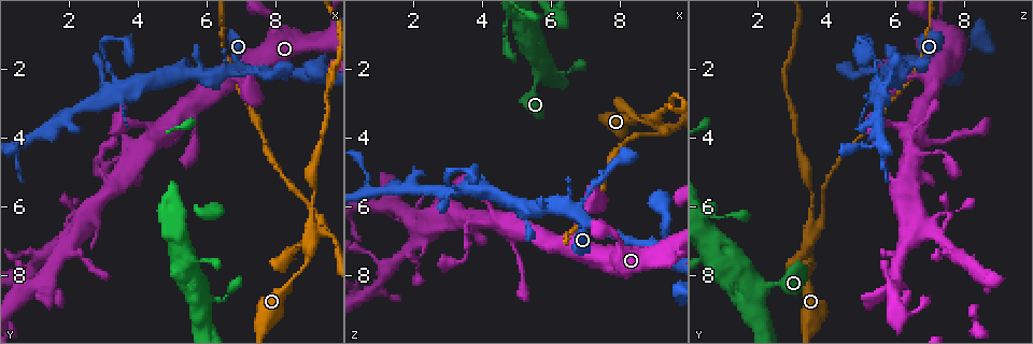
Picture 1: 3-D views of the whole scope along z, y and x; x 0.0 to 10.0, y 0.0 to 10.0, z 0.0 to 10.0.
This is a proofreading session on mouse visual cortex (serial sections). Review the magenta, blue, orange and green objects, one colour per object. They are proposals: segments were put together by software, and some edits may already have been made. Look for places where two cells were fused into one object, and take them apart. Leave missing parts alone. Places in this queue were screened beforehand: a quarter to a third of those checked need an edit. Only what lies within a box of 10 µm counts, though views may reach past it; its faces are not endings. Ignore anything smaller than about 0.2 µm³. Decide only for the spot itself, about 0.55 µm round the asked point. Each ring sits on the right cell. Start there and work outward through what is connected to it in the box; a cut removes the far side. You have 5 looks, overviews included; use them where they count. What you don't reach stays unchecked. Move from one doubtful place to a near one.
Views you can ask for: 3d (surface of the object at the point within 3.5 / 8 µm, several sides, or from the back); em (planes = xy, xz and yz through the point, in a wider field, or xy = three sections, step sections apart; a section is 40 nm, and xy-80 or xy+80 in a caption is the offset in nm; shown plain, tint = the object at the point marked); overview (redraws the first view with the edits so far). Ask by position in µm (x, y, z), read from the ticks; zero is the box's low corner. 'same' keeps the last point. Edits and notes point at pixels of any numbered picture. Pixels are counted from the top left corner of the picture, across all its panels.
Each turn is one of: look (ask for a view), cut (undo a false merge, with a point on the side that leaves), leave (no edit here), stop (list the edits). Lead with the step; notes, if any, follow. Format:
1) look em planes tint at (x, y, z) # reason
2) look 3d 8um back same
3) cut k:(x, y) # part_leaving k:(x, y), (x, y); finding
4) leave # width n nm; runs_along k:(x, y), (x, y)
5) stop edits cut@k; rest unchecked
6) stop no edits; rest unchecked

look 3d 3.5um back at (9.20, 6.80, 3.65)

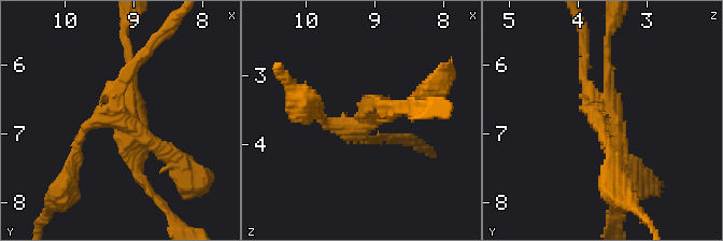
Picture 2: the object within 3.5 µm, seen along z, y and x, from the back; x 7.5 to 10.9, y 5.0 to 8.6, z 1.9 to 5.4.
look em xy step 2 tint at (9.15, 6.80, 3.65)

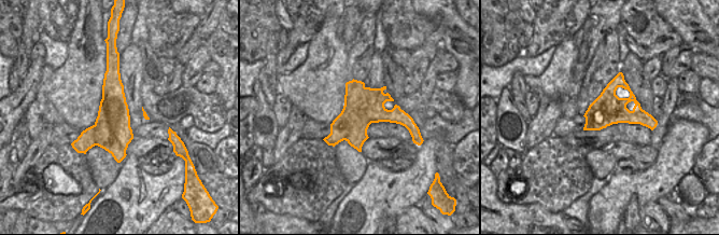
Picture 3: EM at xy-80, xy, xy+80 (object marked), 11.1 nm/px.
cut 2:(85, 127) # a second cell is stuck on

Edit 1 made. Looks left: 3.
look overview # redraw

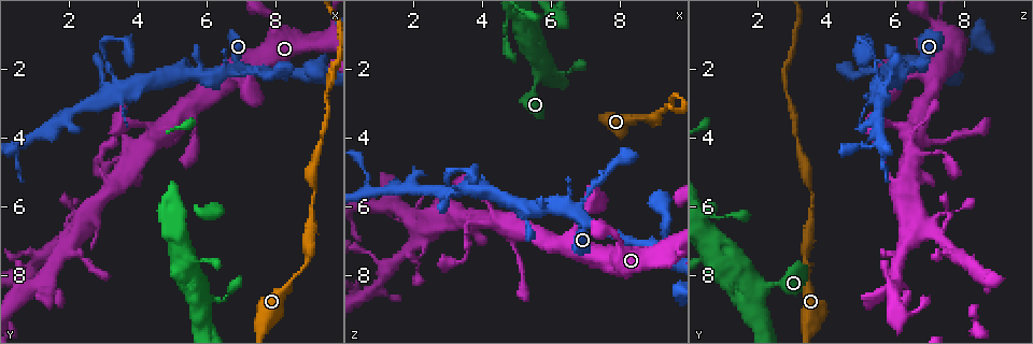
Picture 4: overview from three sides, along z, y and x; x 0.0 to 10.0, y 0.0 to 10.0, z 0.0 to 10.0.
look 3d 8um at (6.70, 2.05, 6.25) # sudden change in width

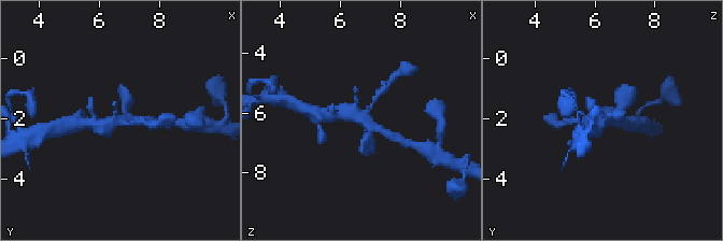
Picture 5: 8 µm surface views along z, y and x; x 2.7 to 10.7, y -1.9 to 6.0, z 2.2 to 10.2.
look em xy step 3 tint same

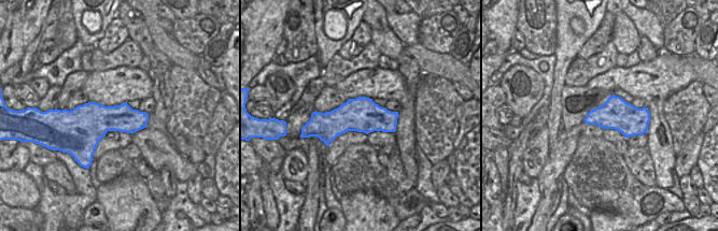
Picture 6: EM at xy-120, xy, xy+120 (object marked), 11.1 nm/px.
leave # all the same cell

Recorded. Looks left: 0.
stop edits cut@2; rest unchecked

